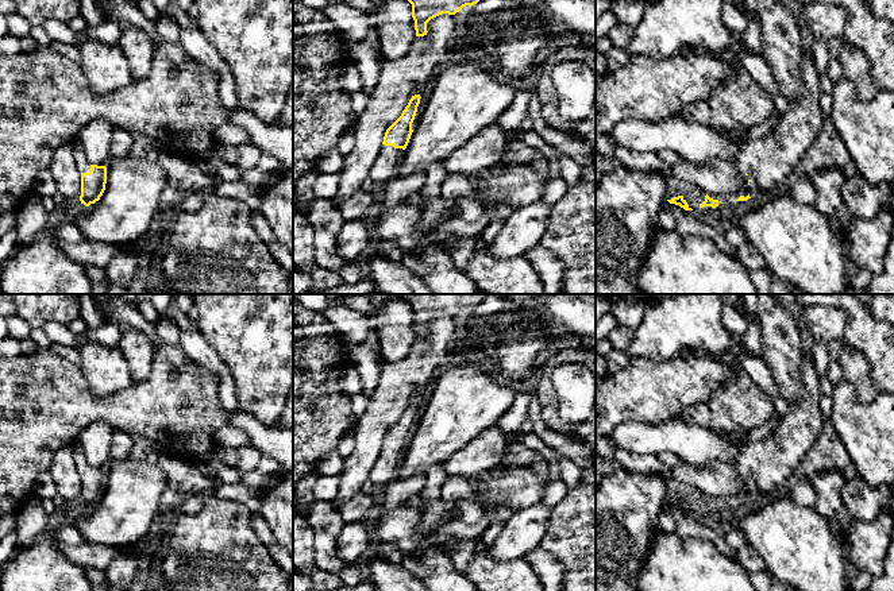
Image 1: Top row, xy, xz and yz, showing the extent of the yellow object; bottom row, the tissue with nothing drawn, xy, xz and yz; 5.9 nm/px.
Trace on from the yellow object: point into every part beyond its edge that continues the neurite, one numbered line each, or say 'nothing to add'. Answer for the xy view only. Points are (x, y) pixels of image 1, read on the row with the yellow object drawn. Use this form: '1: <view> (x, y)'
1: xy (84, 166)

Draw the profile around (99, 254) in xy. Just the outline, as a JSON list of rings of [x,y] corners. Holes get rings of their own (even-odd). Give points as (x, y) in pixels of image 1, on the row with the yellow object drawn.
[[[144,236],[128,244],[108,244],[108,243],[88,242],[88,240],[77,246],[61,240],[57,240],[54,244],[59,250],[62,250],[70,260],[84,267],[97,266],[101,269],[109,264],[111,259],[119,256],[122,252],[136,254],[143,262],[146,254],[151,254],[155,250],[162,250],[162,247],[158,244],[158,239],[149,240]]]

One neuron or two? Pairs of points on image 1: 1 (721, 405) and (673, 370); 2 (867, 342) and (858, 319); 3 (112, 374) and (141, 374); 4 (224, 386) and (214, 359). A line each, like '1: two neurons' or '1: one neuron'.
1: two neurons
2: one neuron
3: two neurons
4: one neuron

